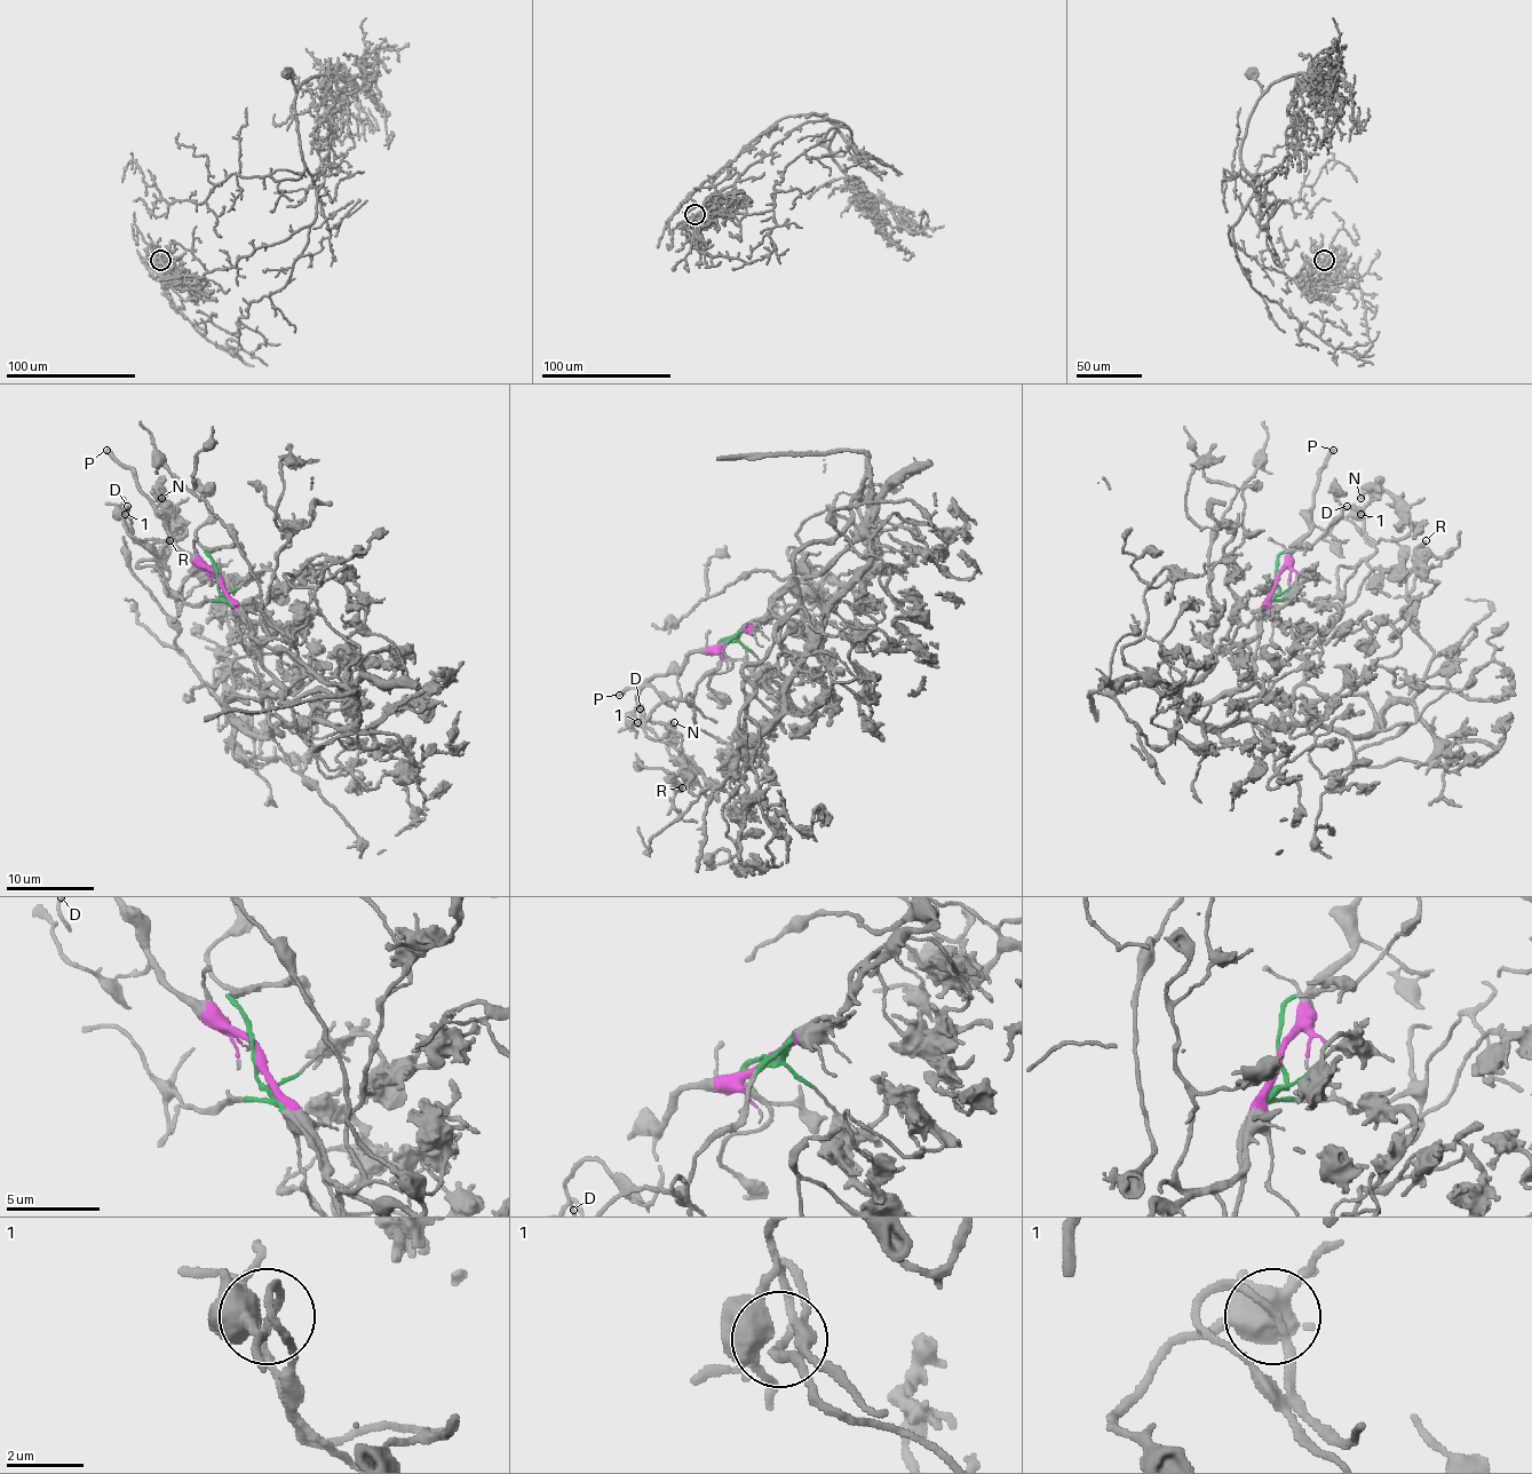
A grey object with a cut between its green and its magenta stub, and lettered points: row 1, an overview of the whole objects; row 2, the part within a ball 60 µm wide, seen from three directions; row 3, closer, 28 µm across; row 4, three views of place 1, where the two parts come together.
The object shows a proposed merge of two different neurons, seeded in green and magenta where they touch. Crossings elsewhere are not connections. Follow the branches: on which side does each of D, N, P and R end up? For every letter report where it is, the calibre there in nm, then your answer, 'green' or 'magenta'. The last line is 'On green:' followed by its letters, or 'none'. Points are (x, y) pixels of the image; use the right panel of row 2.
D: at (1347, 506); 180 nm thick; green
N: at (1360, 498); 400 nm thick; green
P: at (1333, 450); 360 nm thick; magenta
R: at (1426, 540); 260 nm thick; green
On green: D, N, R

